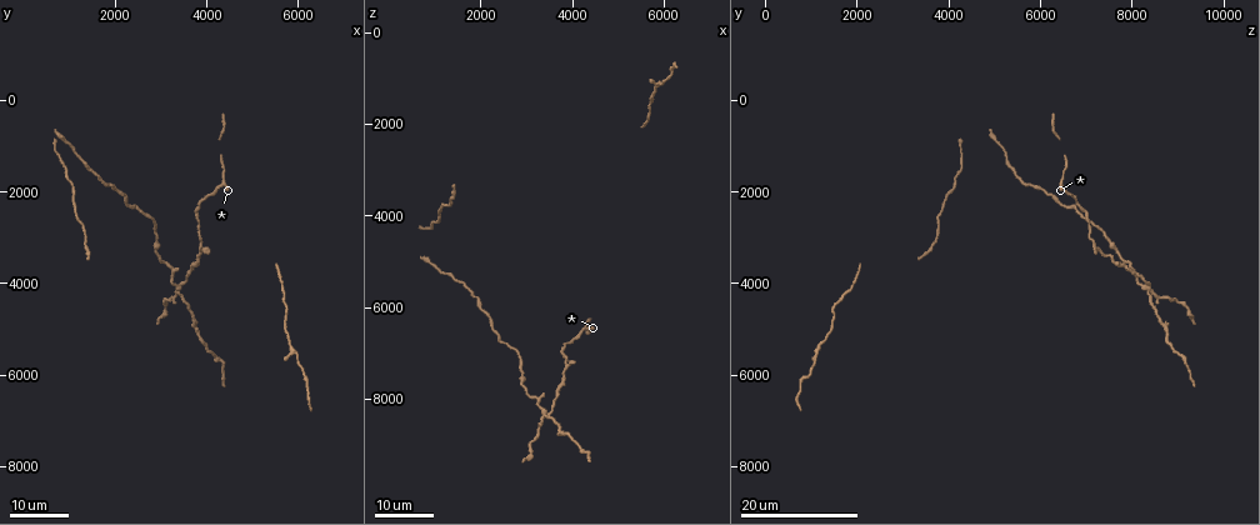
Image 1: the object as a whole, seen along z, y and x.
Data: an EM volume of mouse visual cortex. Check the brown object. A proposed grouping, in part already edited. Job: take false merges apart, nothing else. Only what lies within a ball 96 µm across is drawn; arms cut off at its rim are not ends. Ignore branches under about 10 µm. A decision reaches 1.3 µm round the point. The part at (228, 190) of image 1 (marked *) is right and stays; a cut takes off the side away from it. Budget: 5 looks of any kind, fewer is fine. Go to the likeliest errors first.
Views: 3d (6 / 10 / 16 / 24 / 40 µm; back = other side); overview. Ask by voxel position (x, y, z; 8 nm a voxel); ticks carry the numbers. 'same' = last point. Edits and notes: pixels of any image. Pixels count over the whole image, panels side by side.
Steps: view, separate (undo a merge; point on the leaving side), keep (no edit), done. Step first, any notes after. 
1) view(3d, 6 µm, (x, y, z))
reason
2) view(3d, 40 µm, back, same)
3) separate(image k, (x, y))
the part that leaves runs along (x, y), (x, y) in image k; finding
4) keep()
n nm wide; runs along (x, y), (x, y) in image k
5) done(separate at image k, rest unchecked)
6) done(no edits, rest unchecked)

view(3d, 24 µm, (3400, 4150, 8250))
looks like a crossing

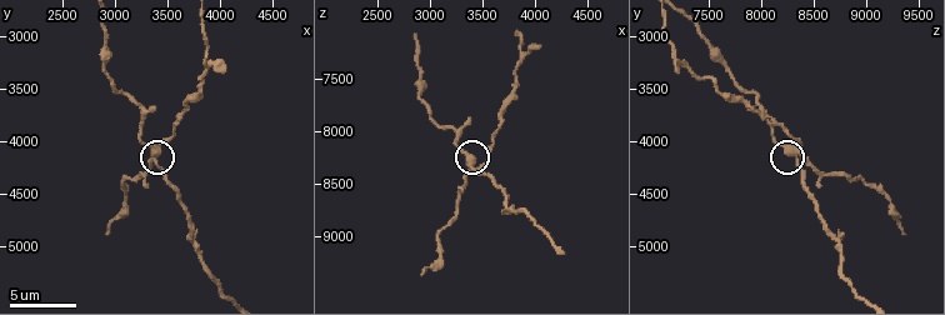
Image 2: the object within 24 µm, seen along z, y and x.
view(3d, 10 µm, (3360, 4140, 8320))

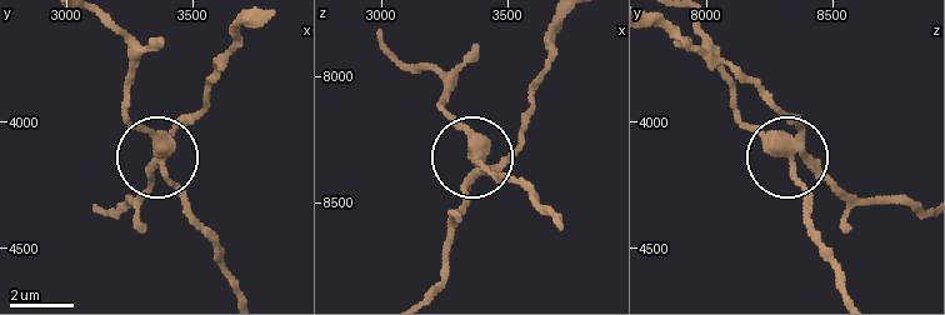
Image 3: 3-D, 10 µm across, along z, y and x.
separate(image 3, (181, 188))
side arm 23 µm; the part that leaves runs along (160, 149), (130, 116), (128, 53), (103, 20) in image 3; two neurons meet here

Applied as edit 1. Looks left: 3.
view(3d, 24 µm, (4250, 1900, 6450))
a narrow waist

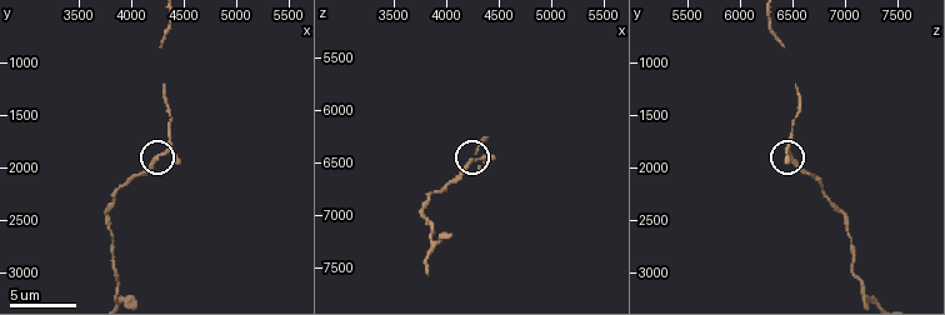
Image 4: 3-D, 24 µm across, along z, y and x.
view(3d, 10 µm, (4300, 1860, 6500))
closer look

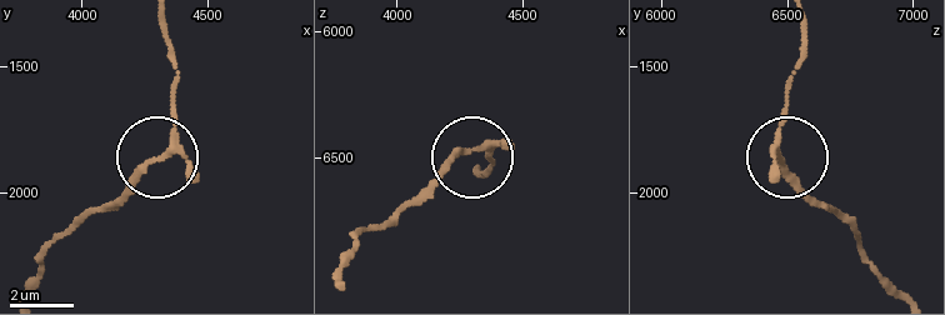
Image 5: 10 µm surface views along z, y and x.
view(3d, 6 µm, (4300, 1870, 6480))

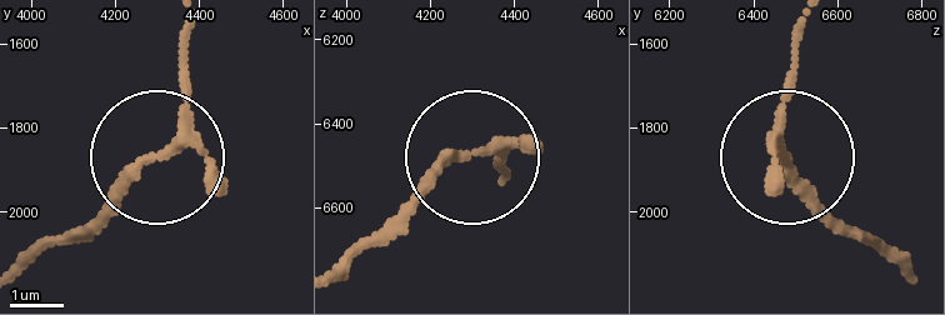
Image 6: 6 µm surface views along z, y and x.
keep()
3 arms; all the same neuron

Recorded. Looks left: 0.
done(separate at image 3, rest unchecked)

